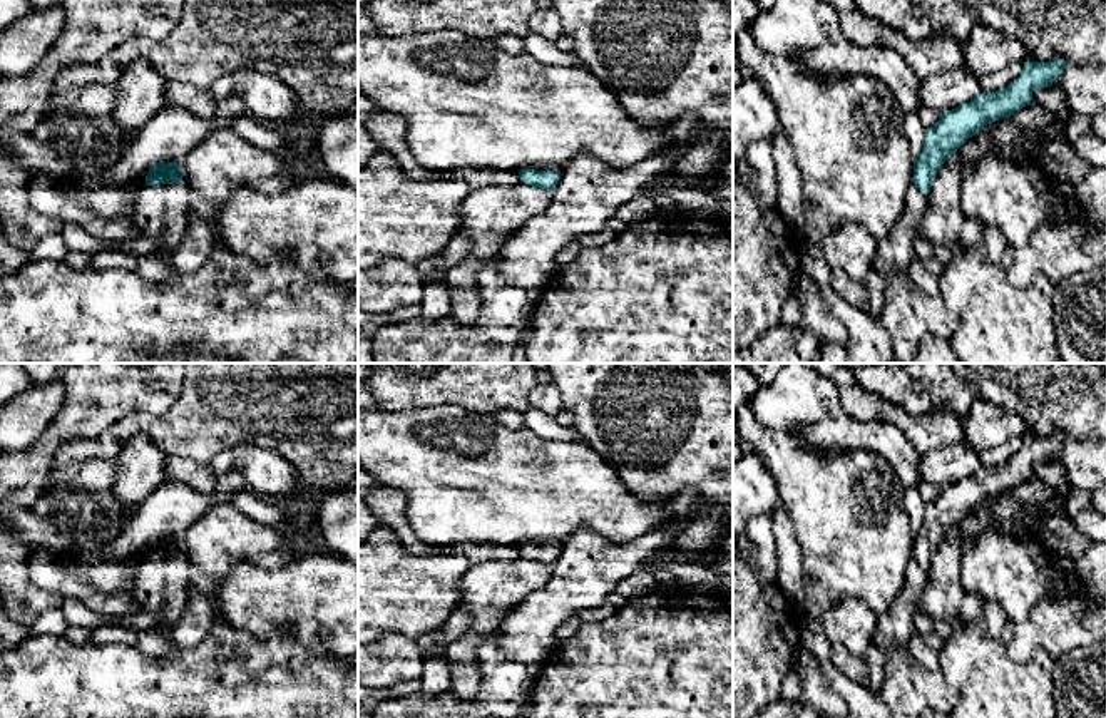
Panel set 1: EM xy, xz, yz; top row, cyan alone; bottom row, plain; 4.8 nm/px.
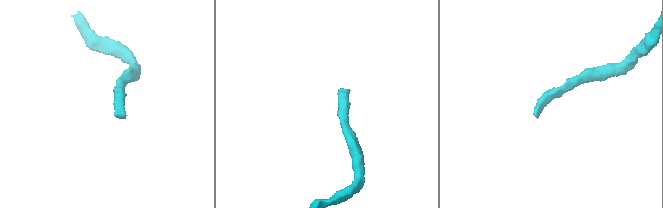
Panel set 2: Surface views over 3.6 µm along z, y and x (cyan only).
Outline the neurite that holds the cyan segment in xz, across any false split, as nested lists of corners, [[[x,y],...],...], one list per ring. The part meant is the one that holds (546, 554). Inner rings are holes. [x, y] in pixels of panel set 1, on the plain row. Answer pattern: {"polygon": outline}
{"polygon": [[[530,541],[519,546],[520,557],[552,566],[561,554],[562,541]]]}

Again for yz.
{"polygon": [[[1064,433],[1027,435],[1021,450],[1007,462],[979,469],[970,477],[944,487],[942,494],[927,504],[922,527],[914,536],[914,557],[907,564],[902,591],[894,604],[880,614],[880,624],[863,656],[868,663],[865,686],[872,693],[878,695],[882,688],[883,666],[892,649],[895,646],[907,648],[910,636],[915,633],[914,616],[920,611],[927,569],[944,536],[984,500],[1016,490],[1017,485],[1031,480],[1032,467],[1051,462],[1064,442]]]}

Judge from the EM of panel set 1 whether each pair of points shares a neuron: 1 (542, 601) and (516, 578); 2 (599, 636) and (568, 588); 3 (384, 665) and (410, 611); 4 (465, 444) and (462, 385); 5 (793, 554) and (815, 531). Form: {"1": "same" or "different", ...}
{"1": "different", "2": "different", "3": "different", "4": "different", "5": "different"}

